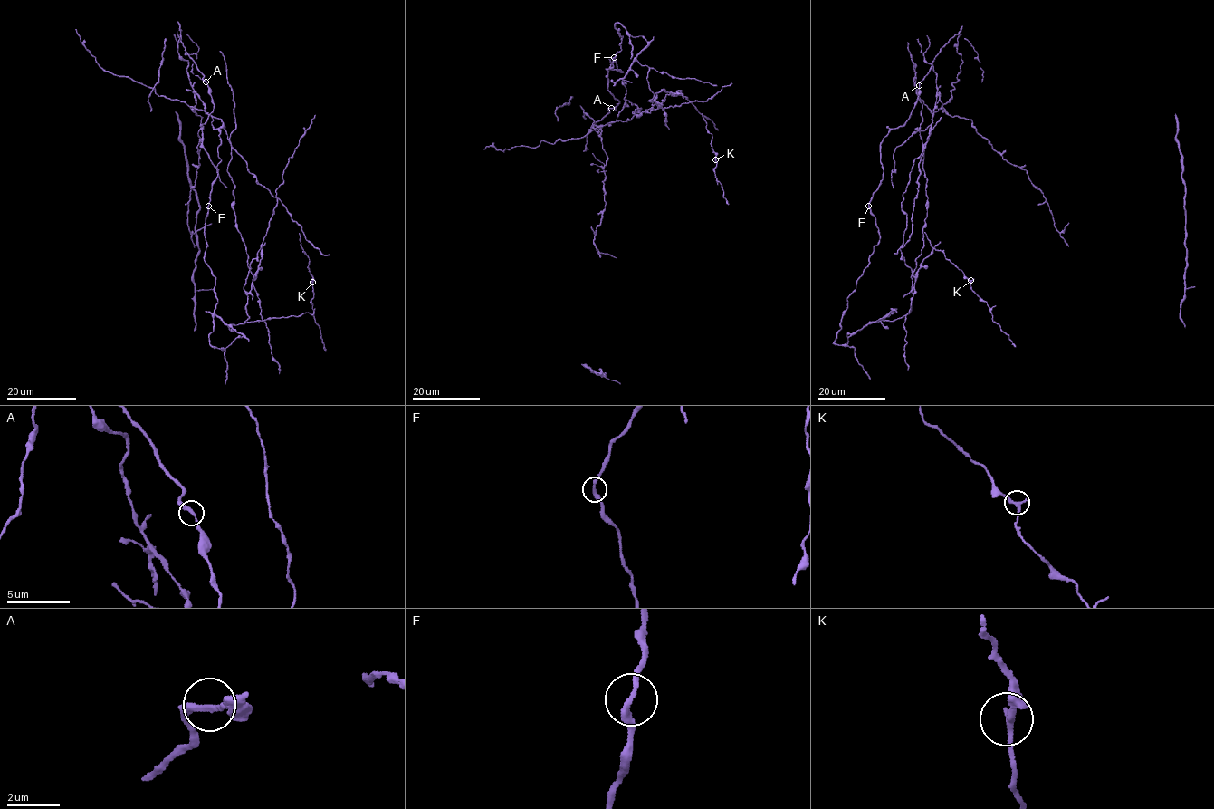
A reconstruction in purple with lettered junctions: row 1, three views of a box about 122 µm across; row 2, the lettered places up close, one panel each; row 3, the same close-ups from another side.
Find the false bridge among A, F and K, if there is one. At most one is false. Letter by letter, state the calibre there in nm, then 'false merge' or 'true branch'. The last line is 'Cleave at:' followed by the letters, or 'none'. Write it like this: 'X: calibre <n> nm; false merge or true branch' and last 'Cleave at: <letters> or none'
A: calibre 240 nm; true branch
F: calibre 260 nm; false merge
K: calibre 240 nm; true branch
Cleave at: F

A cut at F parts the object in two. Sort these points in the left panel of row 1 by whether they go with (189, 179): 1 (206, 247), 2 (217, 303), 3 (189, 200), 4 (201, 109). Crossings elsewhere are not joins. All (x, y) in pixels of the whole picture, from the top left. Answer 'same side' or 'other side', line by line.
1: other side
2: other side
3: other side
4: other side

